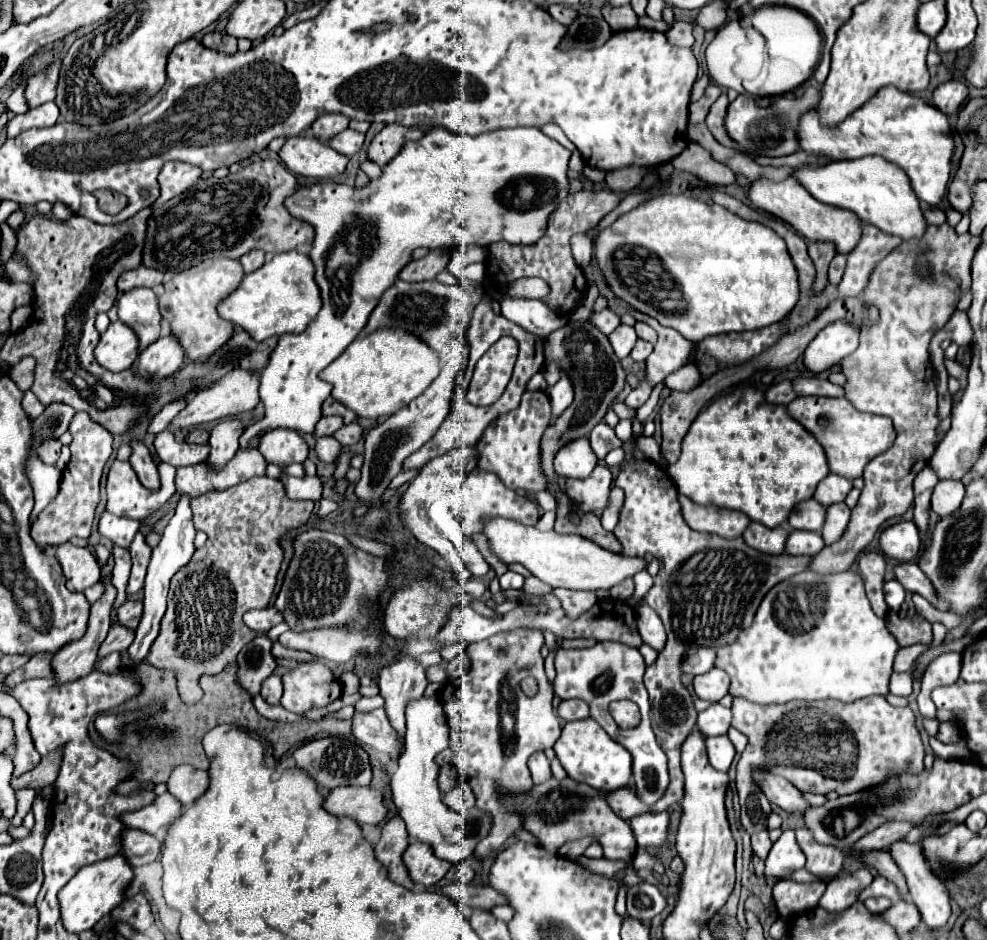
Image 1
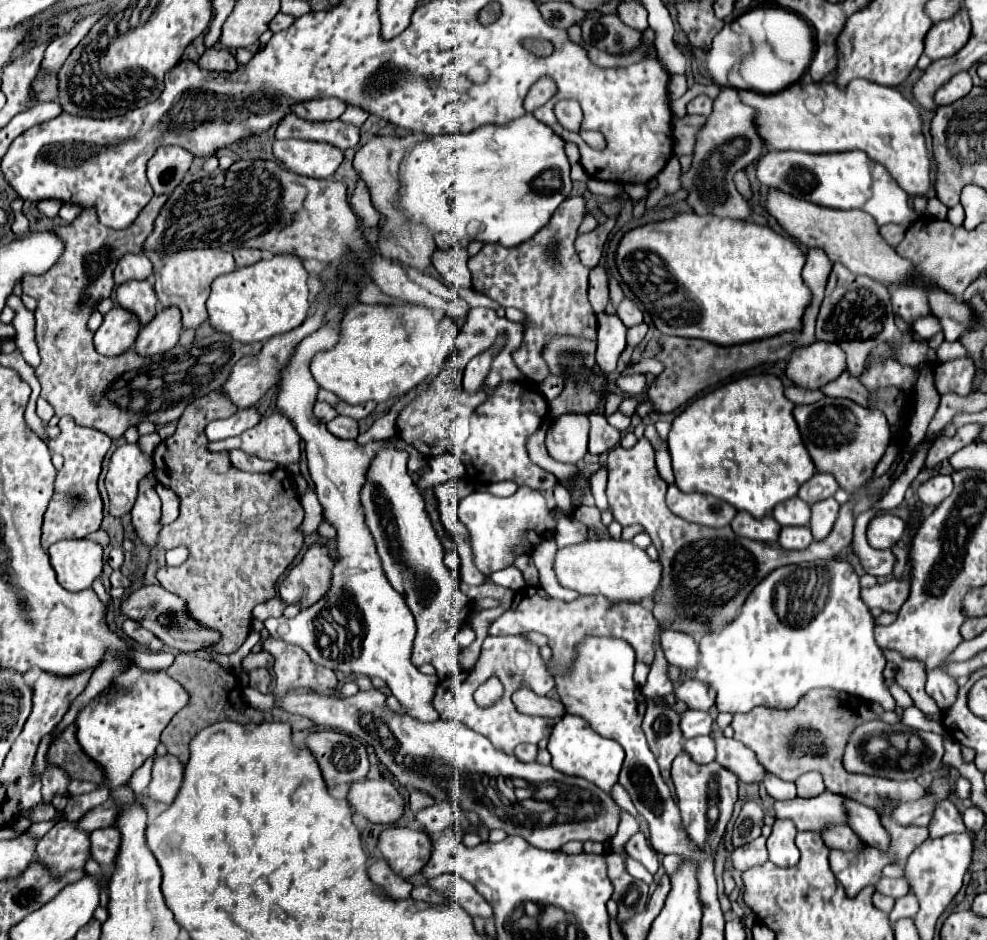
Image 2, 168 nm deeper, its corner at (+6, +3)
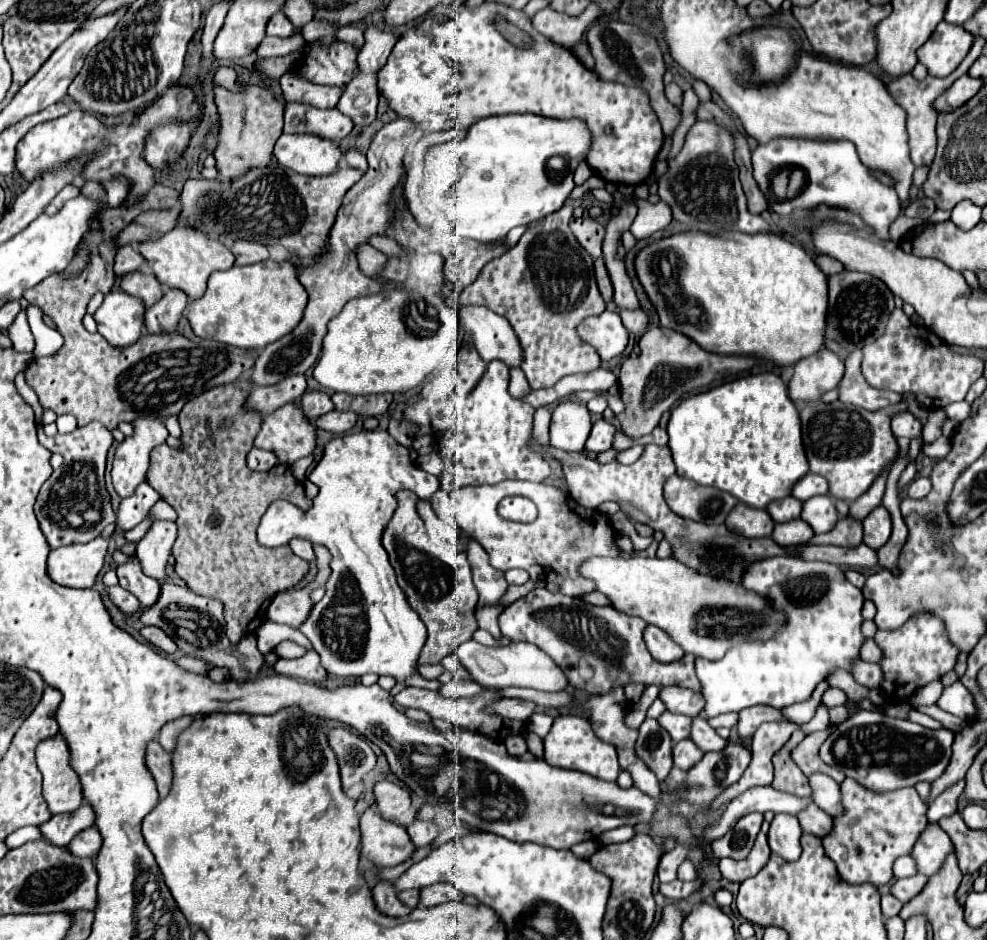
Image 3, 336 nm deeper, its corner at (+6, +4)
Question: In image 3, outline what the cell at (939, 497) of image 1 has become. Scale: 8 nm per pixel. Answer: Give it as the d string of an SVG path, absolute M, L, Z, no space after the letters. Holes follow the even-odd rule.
M917 477L917 479L913 479L913 483L909 485L907 495L909 495L911 499L923 499L929 491L931 491L931 481L929 481L927 477Z

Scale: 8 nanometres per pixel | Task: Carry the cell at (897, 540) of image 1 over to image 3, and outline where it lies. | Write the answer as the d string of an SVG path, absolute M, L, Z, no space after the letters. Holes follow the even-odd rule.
M879 505L863 519L863 543L871 549L879 549L887 543L891 535L891 517L889 511Z

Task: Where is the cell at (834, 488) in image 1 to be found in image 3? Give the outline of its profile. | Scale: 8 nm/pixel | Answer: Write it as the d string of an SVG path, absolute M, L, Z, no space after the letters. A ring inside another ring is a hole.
M807 473L803 475L795 485L793 485L793 491L791 495L799 501L807 501L815 495L827 495L829 491L829 485L827 485L827 479L821 477L821 475L813 475L813 473Z

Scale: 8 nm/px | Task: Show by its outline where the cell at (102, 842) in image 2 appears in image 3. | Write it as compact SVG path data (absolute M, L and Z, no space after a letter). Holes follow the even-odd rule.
M87 827L81 833L77 833L71 843L67 845L69 853L77 855L77 857L95 857L101 845L101 835L95 827Z

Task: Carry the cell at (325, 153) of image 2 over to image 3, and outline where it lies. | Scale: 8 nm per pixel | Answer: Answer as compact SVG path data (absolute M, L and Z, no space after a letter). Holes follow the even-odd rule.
M283 133L275 143L273 155L283 167L301 175L329 175L337 169L341 149L335 141L309 133Z

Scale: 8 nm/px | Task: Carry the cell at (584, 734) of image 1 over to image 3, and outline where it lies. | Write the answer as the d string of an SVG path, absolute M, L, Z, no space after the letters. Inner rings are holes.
M559 715L543 741L545 741L545 761L549 765L583 771L603 781L617 781L617 775L621 771L617 763L617 751L611 743L605 743L595 735L591 723L585 717Z

